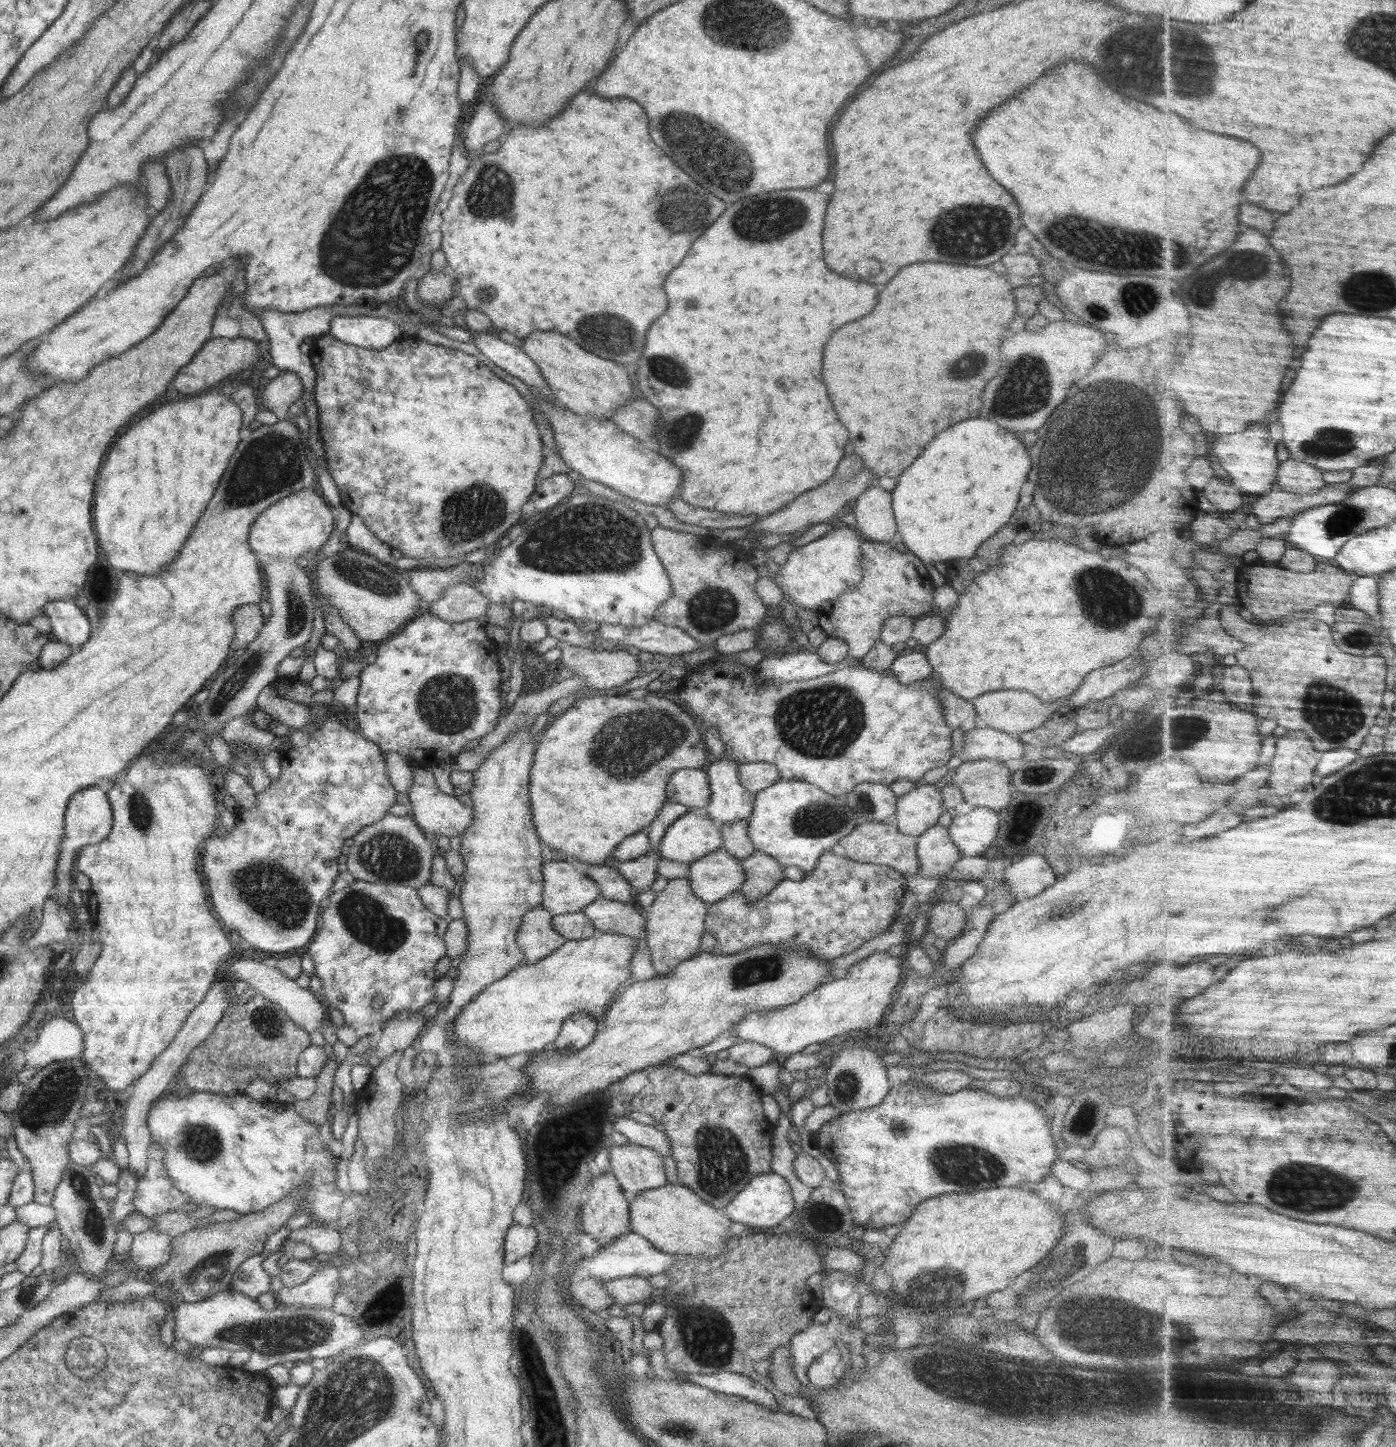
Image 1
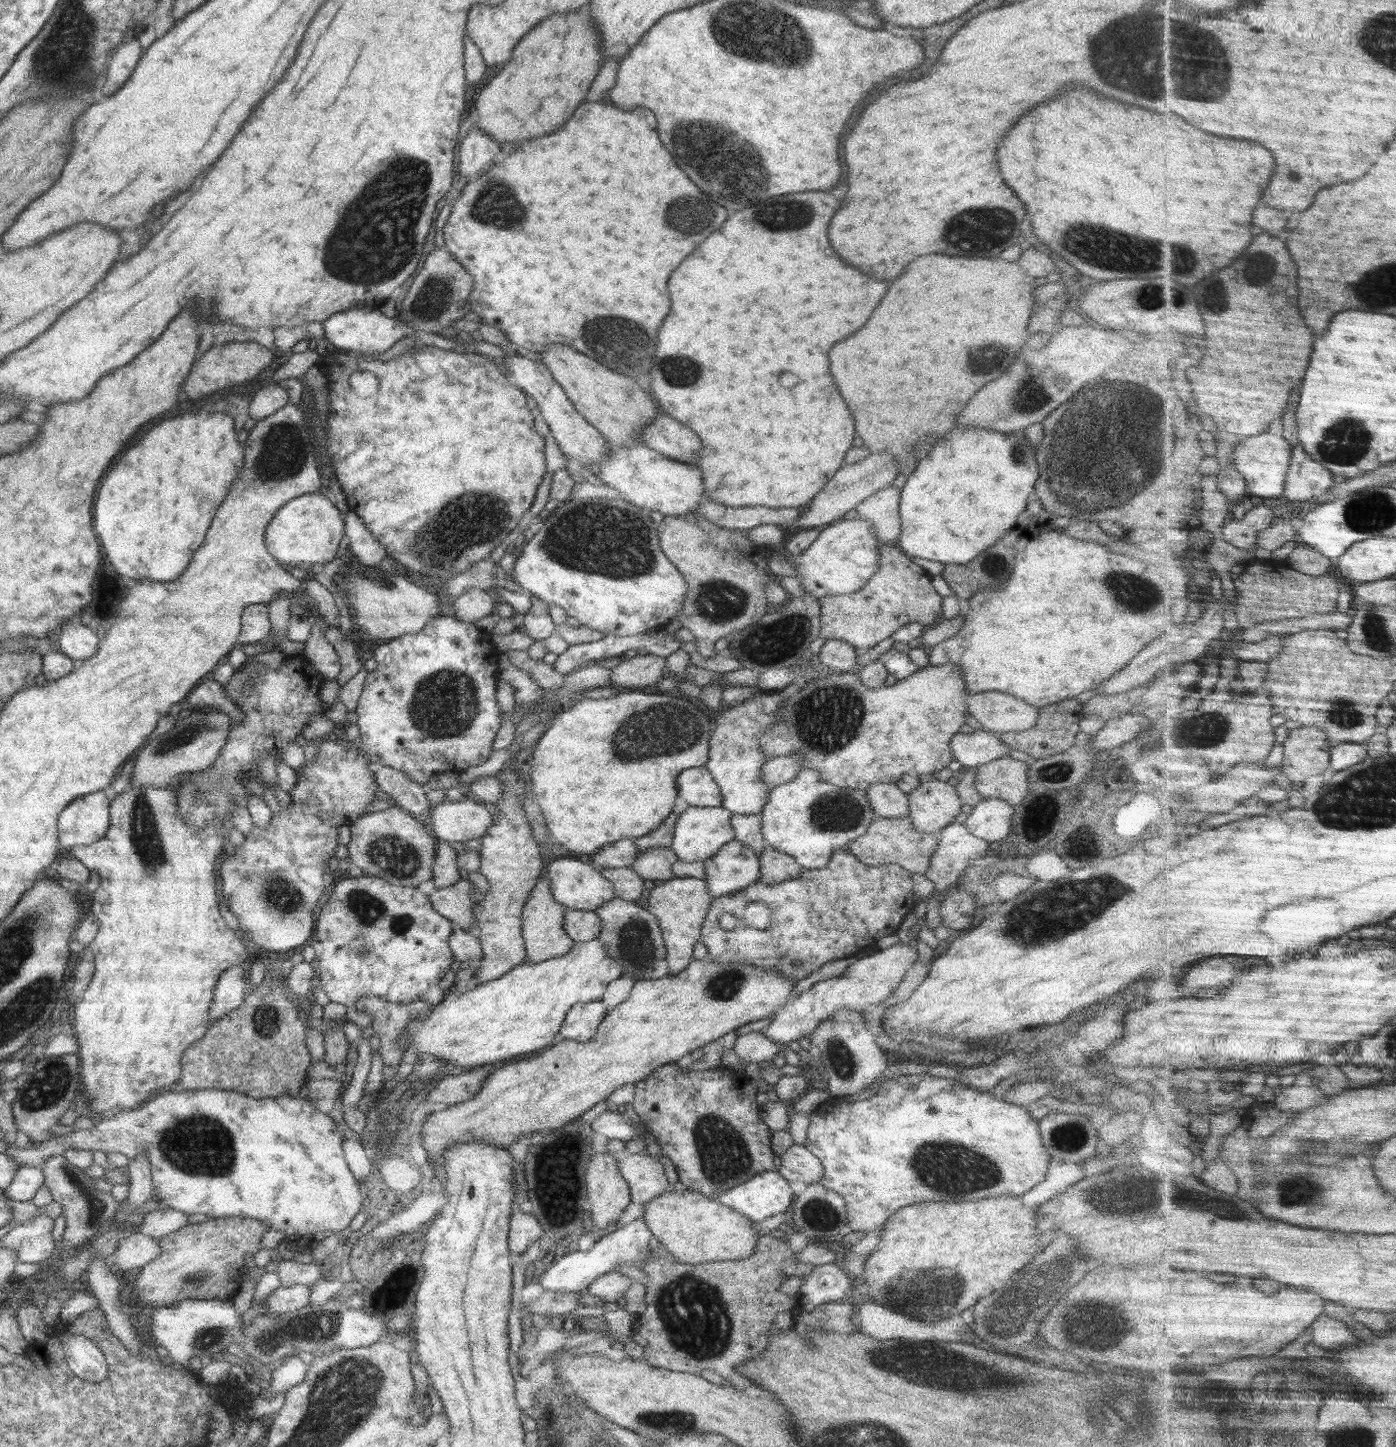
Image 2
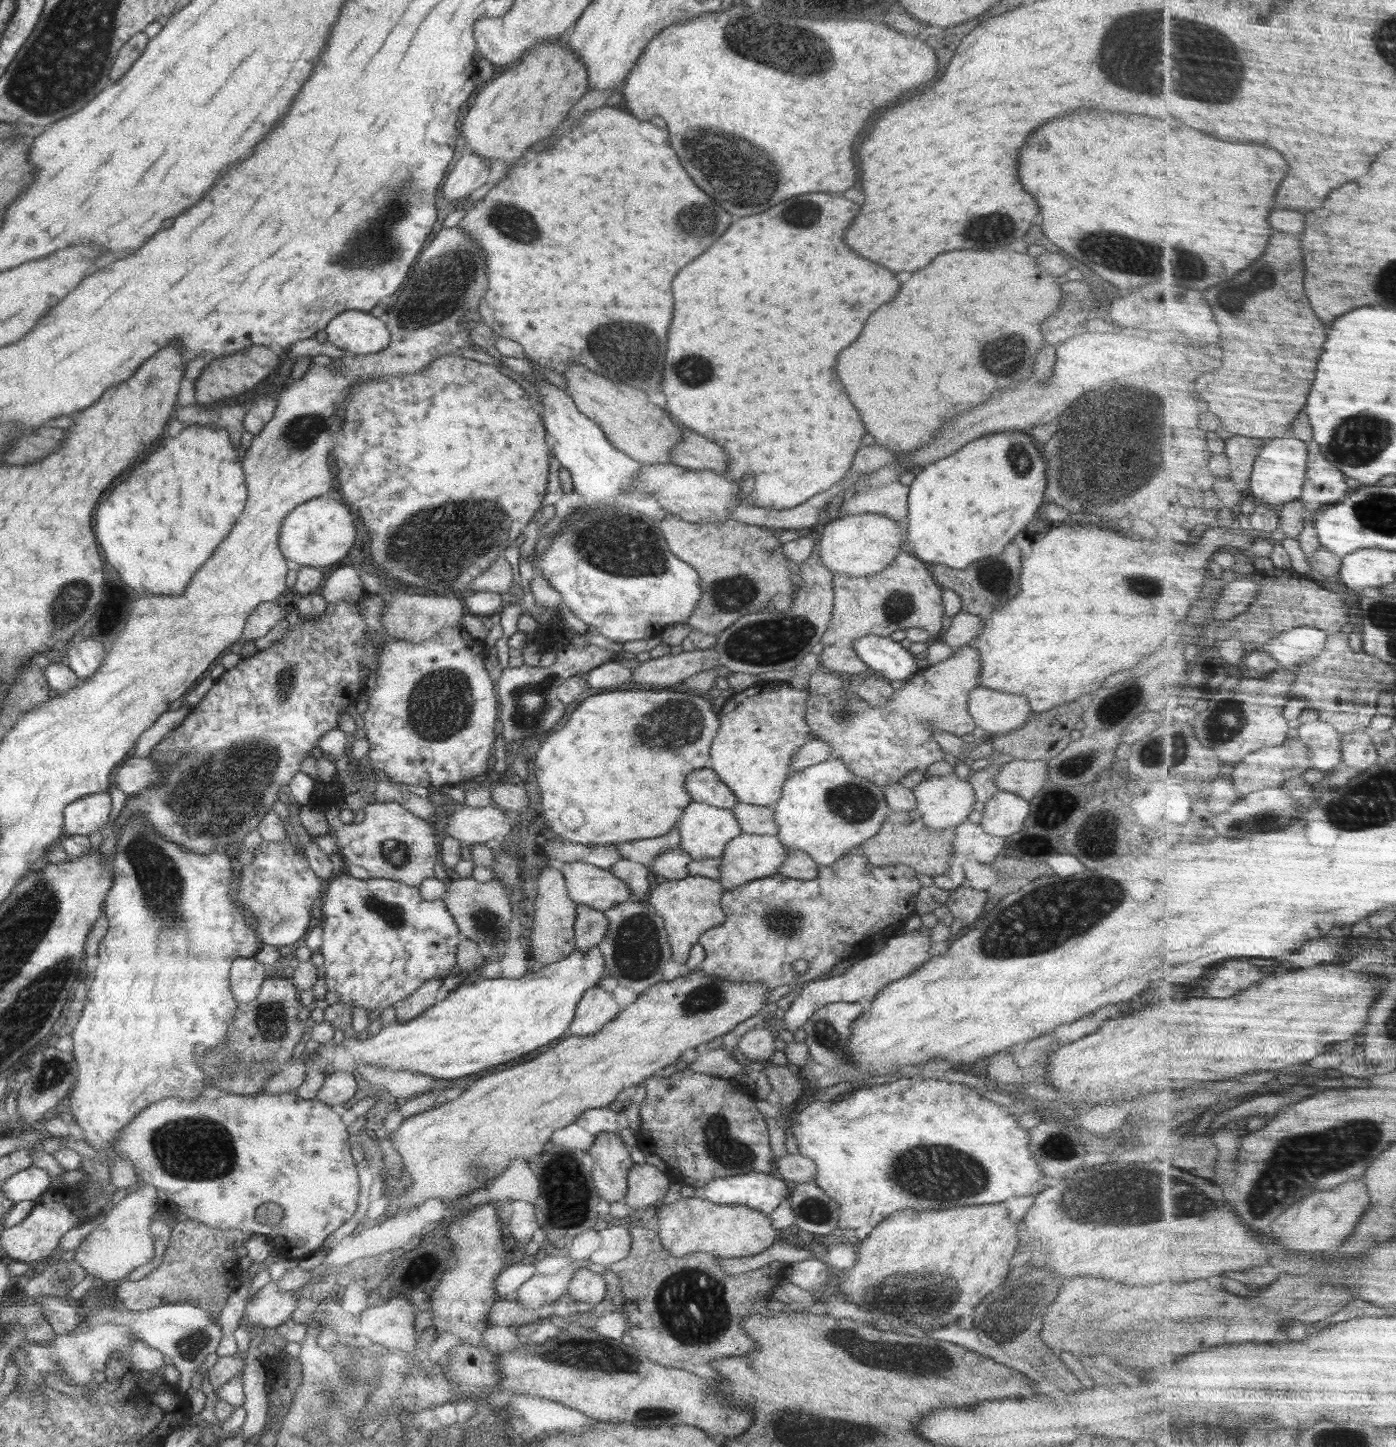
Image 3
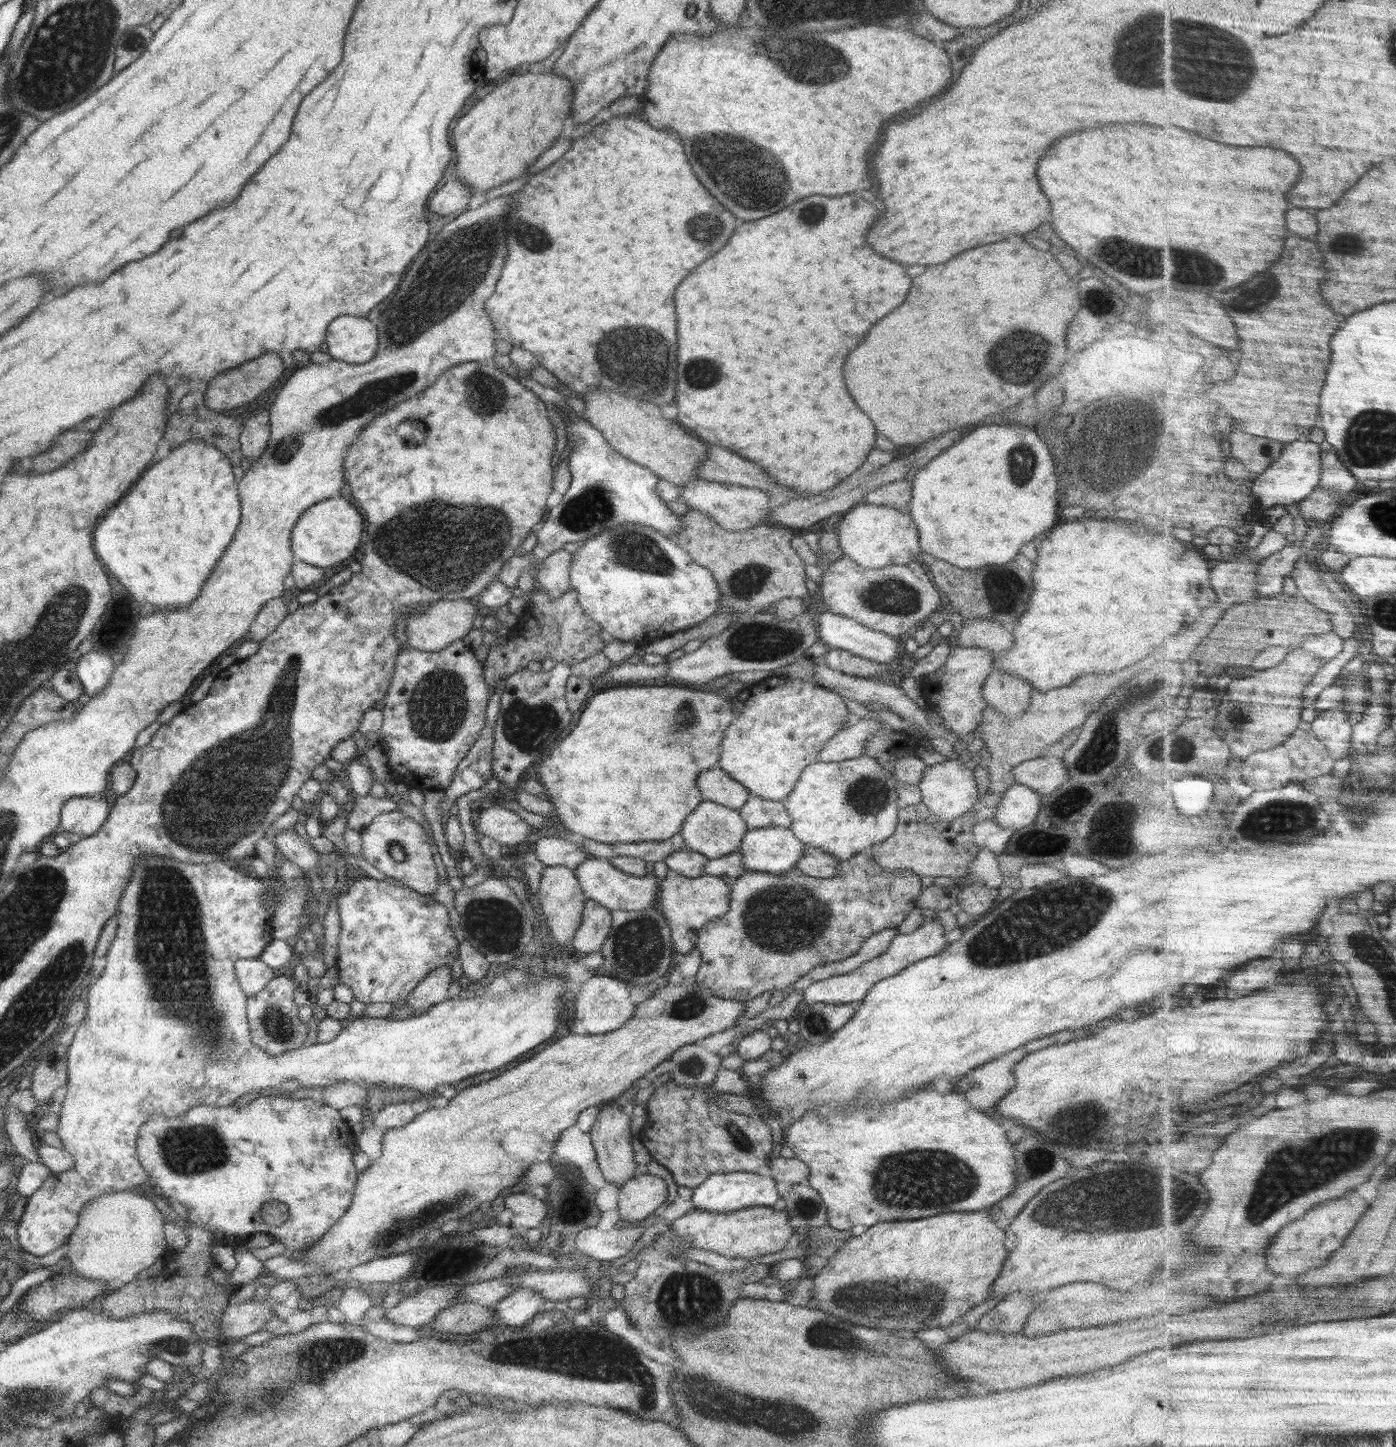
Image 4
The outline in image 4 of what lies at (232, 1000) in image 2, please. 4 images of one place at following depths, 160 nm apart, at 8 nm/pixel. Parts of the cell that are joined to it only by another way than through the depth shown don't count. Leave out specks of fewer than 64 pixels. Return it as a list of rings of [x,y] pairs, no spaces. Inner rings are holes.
[[[259,958],[238,959],[235,962],[235,975],[248,997],[260,992],[275,977],[274,969]]]

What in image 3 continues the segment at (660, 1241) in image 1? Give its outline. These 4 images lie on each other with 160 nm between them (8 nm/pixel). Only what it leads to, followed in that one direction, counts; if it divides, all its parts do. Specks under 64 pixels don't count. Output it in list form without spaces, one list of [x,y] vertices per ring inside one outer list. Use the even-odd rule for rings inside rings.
[[[698,1194],[694,1197],[680,1197],[678,1201],[664,1205],[657,1214],[659,1222],[656,1231],[661,1243],[666,1250],[677,1257],[699,1252],[722,1258],[754,1256],[767,1248],[771,1248],[779,1236],[779,1230],[773,1226],[770,1217],[762,1214],[759,1210],[744,1205],[714,1204],[710,1200],[702,1199]]]

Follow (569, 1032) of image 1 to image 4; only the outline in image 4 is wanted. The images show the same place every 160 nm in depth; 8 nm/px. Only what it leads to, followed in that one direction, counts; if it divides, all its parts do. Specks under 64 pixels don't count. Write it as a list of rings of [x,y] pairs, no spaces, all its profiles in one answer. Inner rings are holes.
[[[595,974],[577,986],[575,994],[576,1022],[586,1029],[588,1035],[606,1034],[624,1026],[635,1011],[635,1002],[631,1000],[629,987],[624,981],[614,977]]]

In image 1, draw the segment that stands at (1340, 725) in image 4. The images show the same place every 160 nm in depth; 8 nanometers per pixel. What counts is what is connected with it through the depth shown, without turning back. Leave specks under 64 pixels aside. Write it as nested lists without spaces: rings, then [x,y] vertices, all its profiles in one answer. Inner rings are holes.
[[[1289,730],[1278,739],[1276,746],[1277,753],[1272,763],[1272,775],[1268,781],[1272,794],[1284,796],[1292,795],[1292,792],[1298,792],[1298,790],[1309,790],[1322,760],[1322,752],[1316,748],[1312,737],[1306,731]]]

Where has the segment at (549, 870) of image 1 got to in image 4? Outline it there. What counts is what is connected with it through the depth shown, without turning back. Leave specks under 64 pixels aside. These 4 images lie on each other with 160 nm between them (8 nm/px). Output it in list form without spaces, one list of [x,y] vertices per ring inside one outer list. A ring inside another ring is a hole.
[[[592,858],[582,862],[574,870],[574,875],[587,898],[599,902],[609,911],[650,910],[656,907],[660,886],[654,873],[644,876],[628,875],[614,868],[607,860]]]

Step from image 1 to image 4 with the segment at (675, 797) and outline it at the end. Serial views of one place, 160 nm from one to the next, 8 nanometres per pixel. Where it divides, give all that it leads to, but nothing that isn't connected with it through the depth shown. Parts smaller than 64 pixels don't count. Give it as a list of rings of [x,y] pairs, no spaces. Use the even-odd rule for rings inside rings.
[[[720,766],[701,772],[697,778],[696,784],[703,801],[716,802],[738,812],[747,802],[749,792],[745,786],[736,782]]]

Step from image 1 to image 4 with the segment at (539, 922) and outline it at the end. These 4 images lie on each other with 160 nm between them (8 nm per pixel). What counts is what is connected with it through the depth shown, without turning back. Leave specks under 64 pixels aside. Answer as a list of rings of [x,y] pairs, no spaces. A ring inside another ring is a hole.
[[[545,866],[540,881],[540,890],[535,901],[536,906],[543,910],[546,916],[546,924],[550,928],[551,936],[560,946],[572,951],[570,944],[573,943],[576,930],[580,926],[585,901],[588,899],[584,894],[574,871],[566,866]]]

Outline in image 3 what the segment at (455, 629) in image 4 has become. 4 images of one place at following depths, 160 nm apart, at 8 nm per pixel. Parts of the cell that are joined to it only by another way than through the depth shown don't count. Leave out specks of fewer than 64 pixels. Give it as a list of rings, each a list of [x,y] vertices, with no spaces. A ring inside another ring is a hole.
[[[396,590],[393,599],[384,603],[387,607],[381,622],[386,634],[394,636],[392,640],[400,639],[416,644],[436,636],[443,628],[459,624],[466,612],[463,600],[456,596],[407,594],[402,590]]]

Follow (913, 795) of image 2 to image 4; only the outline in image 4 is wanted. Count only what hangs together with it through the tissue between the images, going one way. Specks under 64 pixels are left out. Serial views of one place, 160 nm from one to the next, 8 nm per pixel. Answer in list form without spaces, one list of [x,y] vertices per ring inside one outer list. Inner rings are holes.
[[[958,757],[947,758],[931,766],[925,765],[922,778],[917,785],[922,794],[922,804],[942,822],[956,820],[970,812],[980,799],[973,770],[968,769]]]

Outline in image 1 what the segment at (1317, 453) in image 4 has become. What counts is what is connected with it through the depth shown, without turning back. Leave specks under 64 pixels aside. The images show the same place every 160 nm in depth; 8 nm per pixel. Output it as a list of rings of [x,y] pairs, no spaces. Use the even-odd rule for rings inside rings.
[[[1256,424],[1256,426],[1242,432],[1218,435],[1216,446],[1208,446],[1208,444],[1213,443],[1207,442],[1204,450],[1214,451],[1221,466],[1244,493],[1264,495],[1272,491],[1276,480],[1279,480],[1279,470],[1282,463],[1278,458],[1279,442],[1270,436],[1270,432],[1264,426]]]

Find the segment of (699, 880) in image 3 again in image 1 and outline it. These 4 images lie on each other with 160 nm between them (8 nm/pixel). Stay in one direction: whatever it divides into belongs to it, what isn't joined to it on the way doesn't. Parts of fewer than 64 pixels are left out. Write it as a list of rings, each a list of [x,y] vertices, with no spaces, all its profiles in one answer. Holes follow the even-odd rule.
[[[670,879],[666,887],[657,893],[652,905],[646,907],[645,942],[651,954],[655,971],[660,975],[668,975],[673,969],[700,952],[701,942],[706,933],[704,919],[706,903],[692,892],[688,879]]]

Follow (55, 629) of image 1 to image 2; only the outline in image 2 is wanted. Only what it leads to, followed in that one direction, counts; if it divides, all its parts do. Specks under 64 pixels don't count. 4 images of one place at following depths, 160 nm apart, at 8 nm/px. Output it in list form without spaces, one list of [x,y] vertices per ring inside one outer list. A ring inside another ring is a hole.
[[[78,617],[67,620],[60,628],[61,634],[56,648],[76,664],[82,663],[96,654],[96,650],[98,650],[96,630],[82,625]]]

